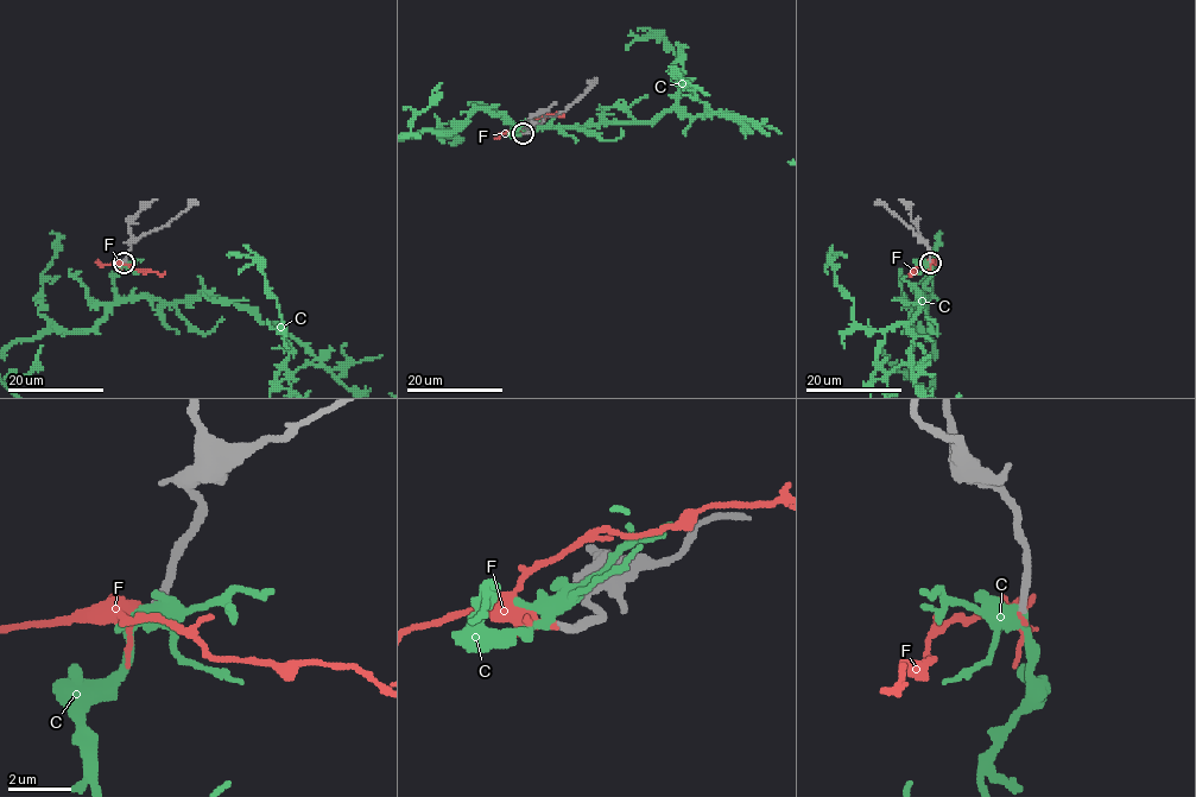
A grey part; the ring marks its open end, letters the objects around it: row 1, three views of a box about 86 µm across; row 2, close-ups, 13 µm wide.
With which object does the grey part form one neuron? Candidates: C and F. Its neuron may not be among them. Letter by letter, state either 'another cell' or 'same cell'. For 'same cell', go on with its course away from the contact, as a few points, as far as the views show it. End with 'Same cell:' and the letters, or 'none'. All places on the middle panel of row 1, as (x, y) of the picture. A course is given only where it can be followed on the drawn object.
C: same cell
F: another cell
Same cell: C

